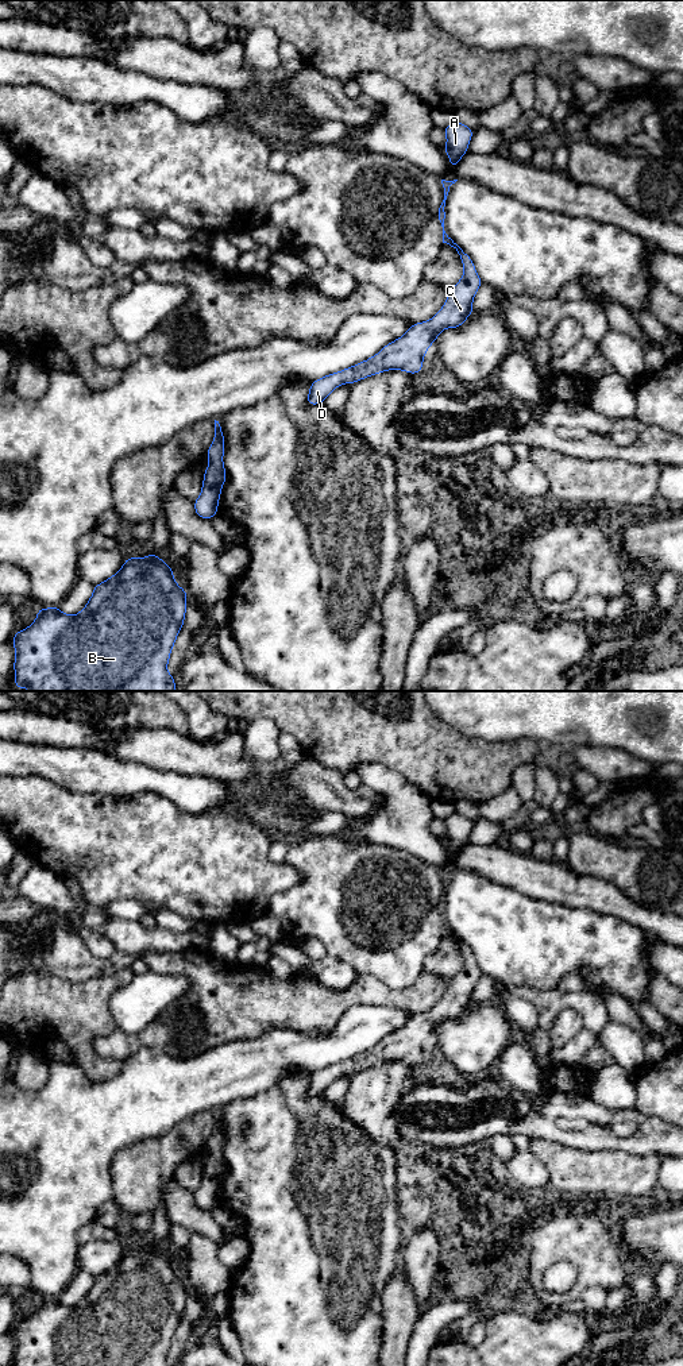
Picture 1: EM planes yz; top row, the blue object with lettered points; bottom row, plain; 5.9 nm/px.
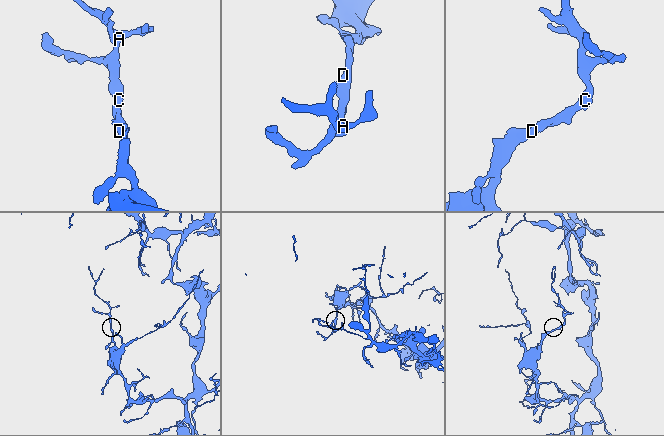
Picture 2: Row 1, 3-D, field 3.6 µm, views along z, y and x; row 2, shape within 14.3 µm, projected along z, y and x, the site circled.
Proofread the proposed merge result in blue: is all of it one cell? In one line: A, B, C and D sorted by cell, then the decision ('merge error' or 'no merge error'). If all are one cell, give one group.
A B C D; no merge error

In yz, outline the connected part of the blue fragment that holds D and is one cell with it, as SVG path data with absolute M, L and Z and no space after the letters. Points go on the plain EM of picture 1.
M441 871L444 891L439 899L439 911L443 918L443 934L454 938L463 954L464 964L462 971L449 980L443 999L431 1011L410 1016L404 1027L386 1035L370 1050L313 1072L308 1084L308 1096L324 1093L324 1091L340 1076L355 1074L382 1062L404 1061L410 1065L418 1065L422 1061L425 1043L431 1035L436 1033L437 1026L445 1019L460 1018L474 1003L472 991L481 979L482 972L471 949L444 922L445 891L449 877L456 872L458 871Z

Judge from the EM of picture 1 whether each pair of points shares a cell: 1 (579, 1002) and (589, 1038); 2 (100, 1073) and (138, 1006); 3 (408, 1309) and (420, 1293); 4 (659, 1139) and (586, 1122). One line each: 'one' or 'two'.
1: two
2: two
3: two
4: one

